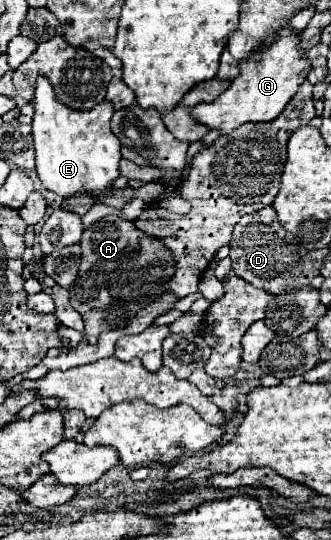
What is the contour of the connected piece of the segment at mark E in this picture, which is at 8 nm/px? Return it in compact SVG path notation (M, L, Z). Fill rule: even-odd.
M37 79L35 91L35 117L32 120L33 147L37 161L37 177L45 189L61 197L75 195L105 195L119 177L121 145L113 135L109 123L113 105L103 101L91 111L73 111L55 99L55 91L47 79Z

